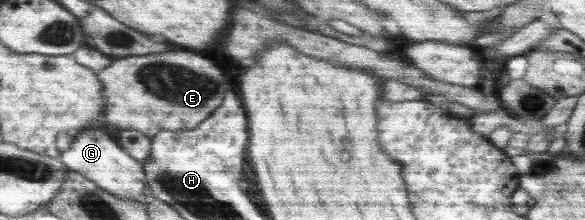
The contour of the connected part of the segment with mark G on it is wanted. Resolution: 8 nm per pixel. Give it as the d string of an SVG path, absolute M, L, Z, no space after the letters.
M92 128L76 133L70 146L59 152L59 159L70 171L79 172L115 197L138 201L147 194L142 163L132 158L105 130Z

